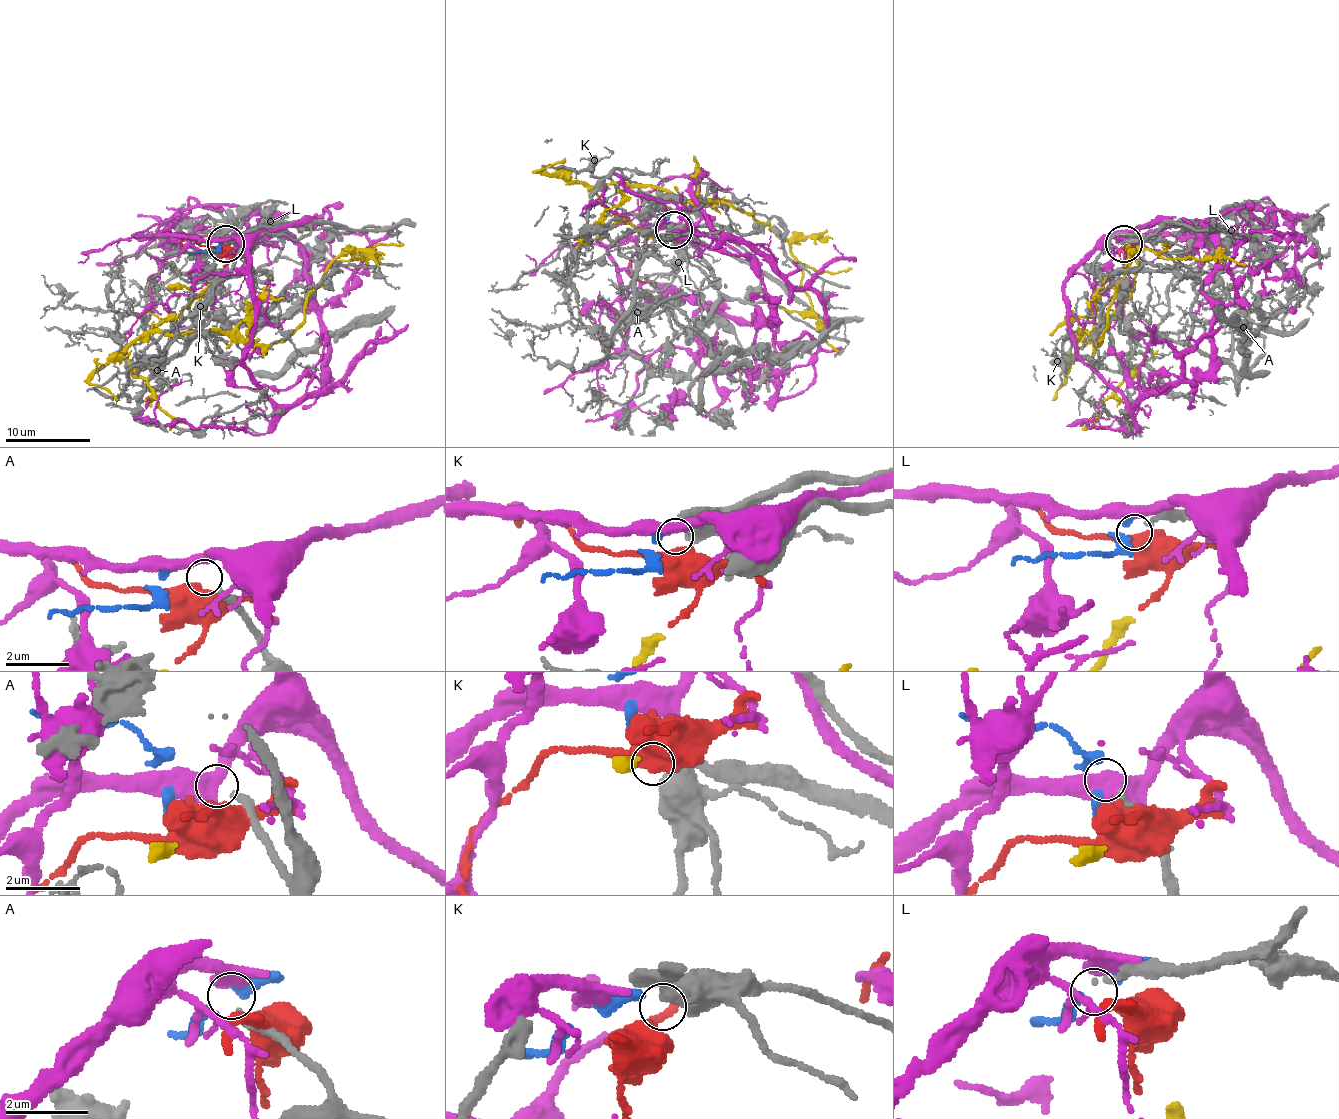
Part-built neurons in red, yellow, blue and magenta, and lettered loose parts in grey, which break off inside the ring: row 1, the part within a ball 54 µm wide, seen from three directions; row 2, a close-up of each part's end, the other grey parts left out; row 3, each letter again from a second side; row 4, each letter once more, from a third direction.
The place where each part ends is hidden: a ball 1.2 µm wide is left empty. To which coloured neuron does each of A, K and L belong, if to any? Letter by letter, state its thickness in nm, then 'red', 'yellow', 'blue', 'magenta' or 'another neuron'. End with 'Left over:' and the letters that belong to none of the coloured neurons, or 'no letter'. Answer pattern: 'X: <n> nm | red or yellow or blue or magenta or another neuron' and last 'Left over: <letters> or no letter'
A: 200 nm | another neuron
K: 480 nm | another neuron
L: 120 nm | another neuron
Left over: A, K, L

